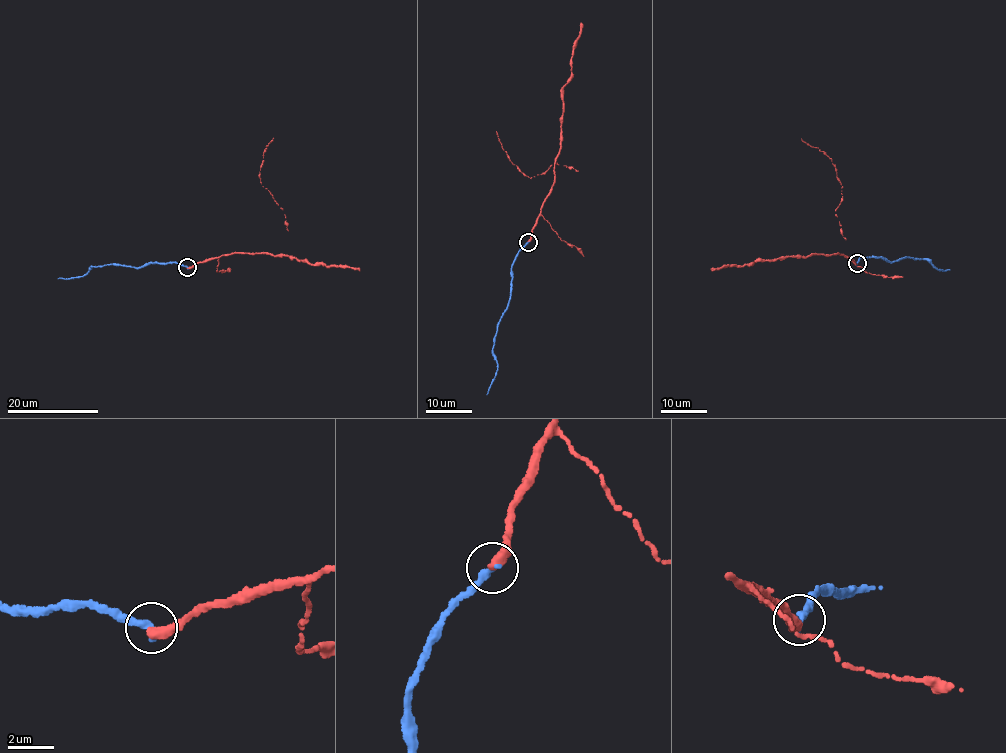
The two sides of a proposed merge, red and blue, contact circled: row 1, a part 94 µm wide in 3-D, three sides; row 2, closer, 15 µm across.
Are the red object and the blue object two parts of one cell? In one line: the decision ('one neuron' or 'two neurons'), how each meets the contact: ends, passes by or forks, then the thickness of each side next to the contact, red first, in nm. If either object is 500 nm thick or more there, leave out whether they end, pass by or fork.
one neuron; red ends there; blue ends there; 440 nm thick on the red side, 360 nm on the other

